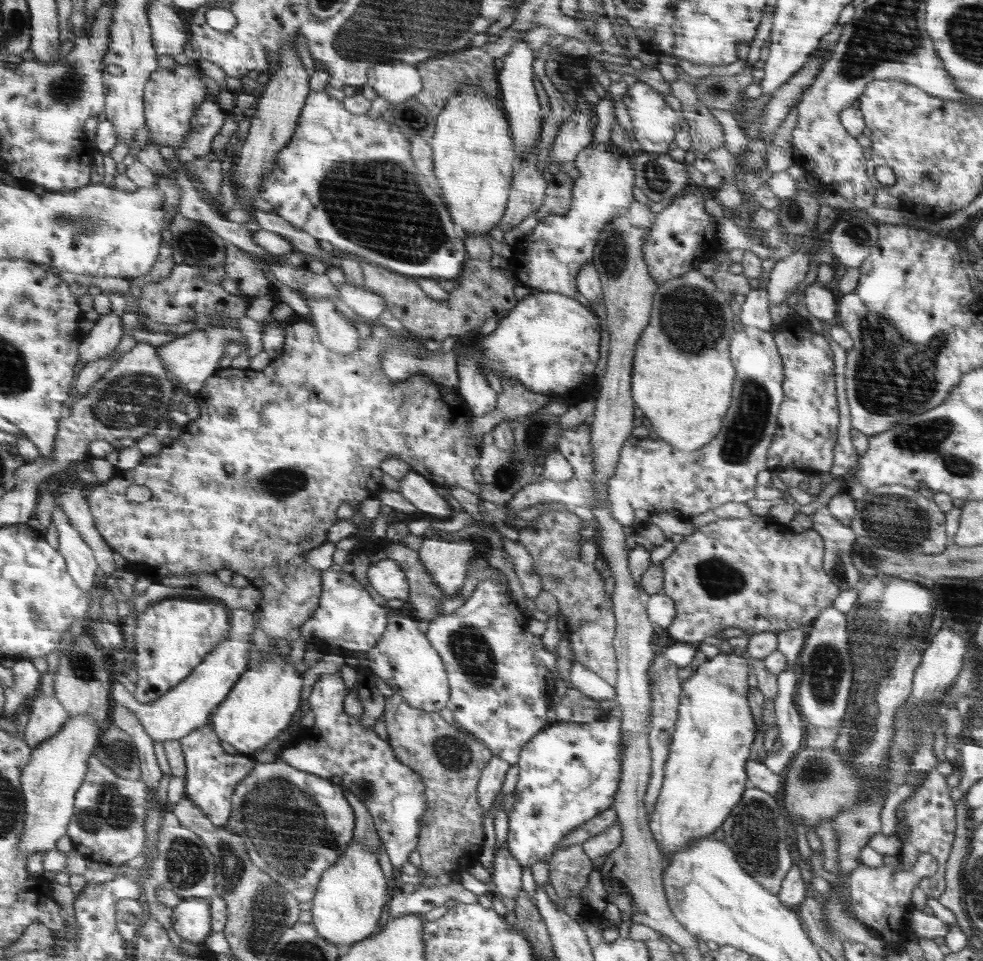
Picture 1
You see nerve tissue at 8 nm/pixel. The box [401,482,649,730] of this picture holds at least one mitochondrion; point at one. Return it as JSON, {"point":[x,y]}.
{"point":[470,649]}

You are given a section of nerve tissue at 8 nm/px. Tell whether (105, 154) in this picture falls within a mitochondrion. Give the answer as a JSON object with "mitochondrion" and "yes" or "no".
{"mitochondrion":"no"}

